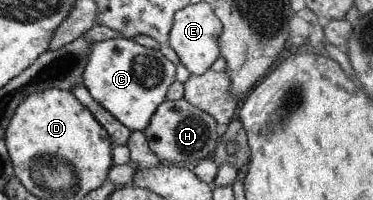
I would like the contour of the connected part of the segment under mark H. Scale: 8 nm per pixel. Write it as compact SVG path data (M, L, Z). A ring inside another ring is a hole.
M184 99L161 102L150 116L148 126L142 130L150 152L164 162L196 162L209 158L219 132L214 119L207 112L194 108Z

